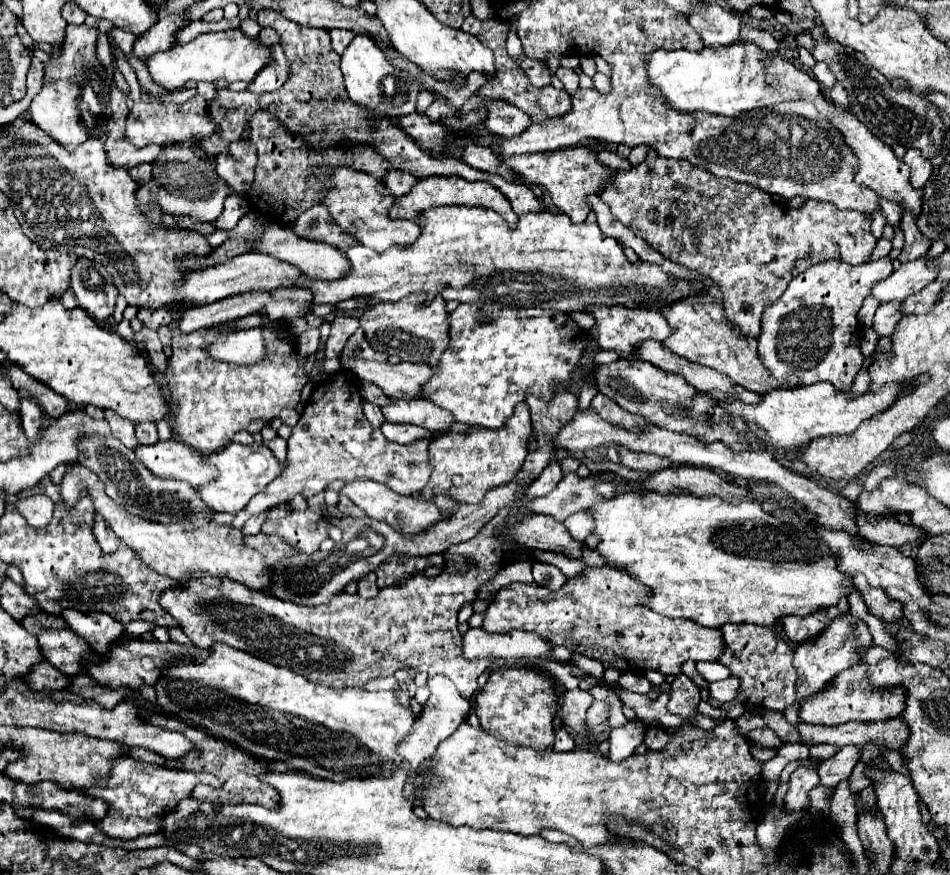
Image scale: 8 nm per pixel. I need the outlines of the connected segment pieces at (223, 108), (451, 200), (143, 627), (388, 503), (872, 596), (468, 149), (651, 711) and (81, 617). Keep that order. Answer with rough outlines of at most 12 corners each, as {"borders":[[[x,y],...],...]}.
{"borders":[[[218,90],[208,118],[220,130],[200,146],[212,156],[242,136],[268,94]],[[460,176],[418,180],[388,210],[390,218],[414,220],[444,206],[484,206],[516,222],[508,198],[490,182]],[[148,622],[124,624],[124,636],[140,636],[152,632],[154,624]],[[374,480],[346,482],[348,496],[370,518],[404,534],[438,522],[438,508]],[[862,574],[854,588],[872,616],[886,624],[900,620],[902,604],[878,588],[870,588]],[[466,144],[462,160],[506,180],[514,174],[486,146]],[[622,690],[622,702],[638,714],[638,720],[680,728],[684,720],[668,712],[668,692],[654,702],[644,694]],[[62,610],[70,630],[102,654],[122,624],[104,612]]]}

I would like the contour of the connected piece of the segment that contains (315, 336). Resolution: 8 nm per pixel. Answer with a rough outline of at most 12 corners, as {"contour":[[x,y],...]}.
{"contour":[[320,330],[298,336],[298,356],[306,358],[320,346]]}

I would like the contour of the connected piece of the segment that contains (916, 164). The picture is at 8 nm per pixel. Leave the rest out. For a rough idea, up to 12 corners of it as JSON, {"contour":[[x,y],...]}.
{"contour":[[910,148],[902,158],[910,166],[910,182],[920,190],[932,174],[932,164]]}

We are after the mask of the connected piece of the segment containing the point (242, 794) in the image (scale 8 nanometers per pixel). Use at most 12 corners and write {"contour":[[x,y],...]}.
{"contour":[[230,744],[190,750],[170,766],[212,772],[220,788],[196,784],[194,798],[274,808],[258,782],[262,764]]}

